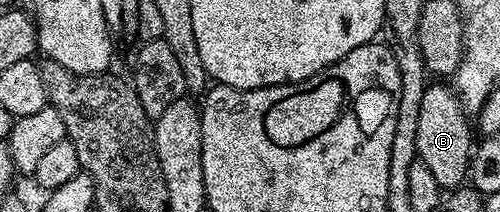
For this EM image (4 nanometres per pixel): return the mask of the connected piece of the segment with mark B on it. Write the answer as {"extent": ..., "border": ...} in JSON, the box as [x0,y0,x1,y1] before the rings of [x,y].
{"extent":[417,86,475,189],"border":[[[426,86],[423,102],[419,105],[417,158],[420,163],[427,165],[427,169],[431,169],[431,173],[435,173],[435,181],[439,181],[443,189],[456,189],[466,182],[475,150],[472,130],[470,116],[461,106],[461,100],[452,86]]]}

